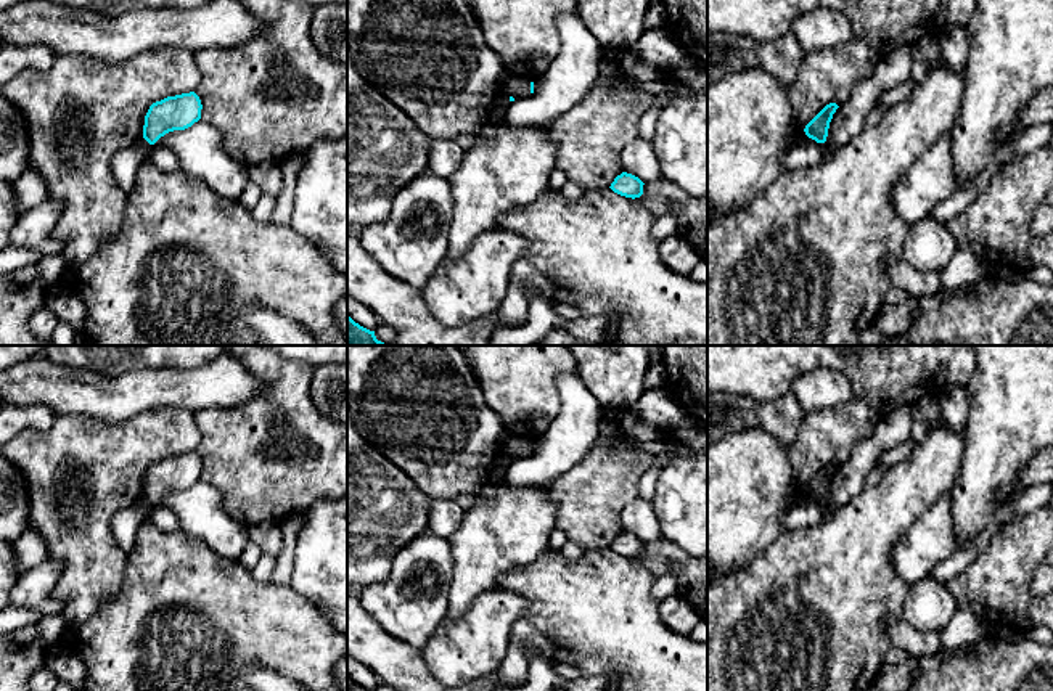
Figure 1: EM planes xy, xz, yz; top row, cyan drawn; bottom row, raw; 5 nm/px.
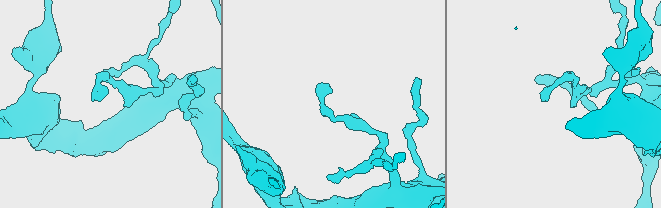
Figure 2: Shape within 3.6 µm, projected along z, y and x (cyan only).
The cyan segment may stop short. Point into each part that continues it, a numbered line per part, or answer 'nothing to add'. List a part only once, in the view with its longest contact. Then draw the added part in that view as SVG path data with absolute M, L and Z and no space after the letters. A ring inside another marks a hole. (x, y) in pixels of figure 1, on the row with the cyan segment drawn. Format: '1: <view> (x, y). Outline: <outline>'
nothing to add

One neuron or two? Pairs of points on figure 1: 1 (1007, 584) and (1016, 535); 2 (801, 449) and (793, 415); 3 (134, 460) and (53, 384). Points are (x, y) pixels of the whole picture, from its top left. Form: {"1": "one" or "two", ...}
{"1": "one", "2": "two", "3": "two"}

